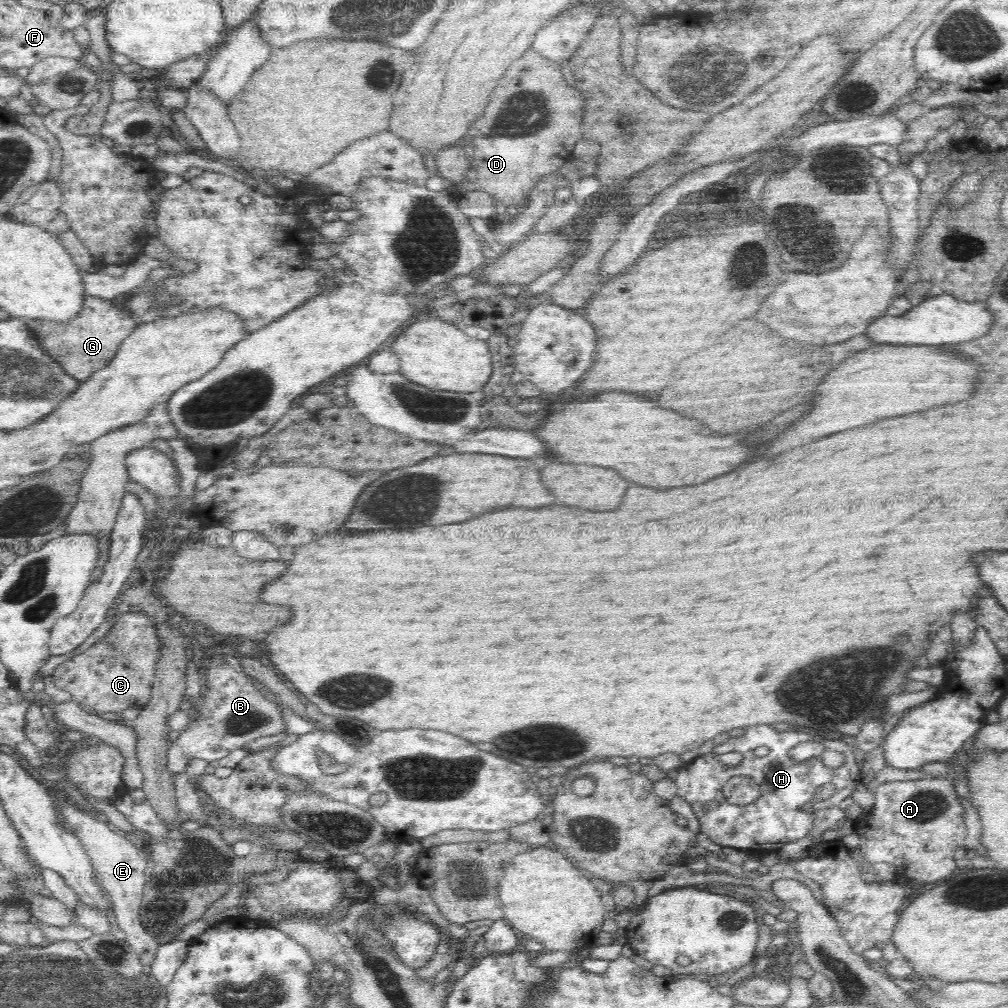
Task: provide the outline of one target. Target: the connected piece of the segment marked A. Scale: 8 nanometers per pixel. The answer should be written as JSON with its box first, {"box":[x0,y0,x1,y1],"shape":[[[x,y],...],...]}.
{"box":[853,777,967,882],"shape":[[[928,777],[925,780],[904,780],[904,782],[886,782],[874,788],[876,804],[872,807],[870,826],[854,825],[853,832],[860,837],[858,850],[864,858],[875,862],[888,862],[895,866],[896,872],[906,871],[906,878],[916,882],[936,882],[946,880],[956,870],[953,854],[963,847],[967,830],[964,822],[964,808],[956,798],[956,790],[946,778]]]}

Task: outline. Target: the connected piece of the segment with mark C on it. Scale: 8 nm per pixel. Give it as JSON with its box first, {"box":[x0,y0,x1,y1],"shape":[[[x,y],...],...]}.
{"box":[50,612,160,713],"shape":[[[112,612],[107,625],[95,638],[92,646],[73,656],[70,660],[59,664],[50,675],[54,686],[70,692],[71,700],[78,704],[86,704],[98,713],[121,713],[128,708],[143,709],[152,698],[152,683],[156,674],[156,664],[160,658],[160,637],[156,633],[154,621],[144,612]]]}

